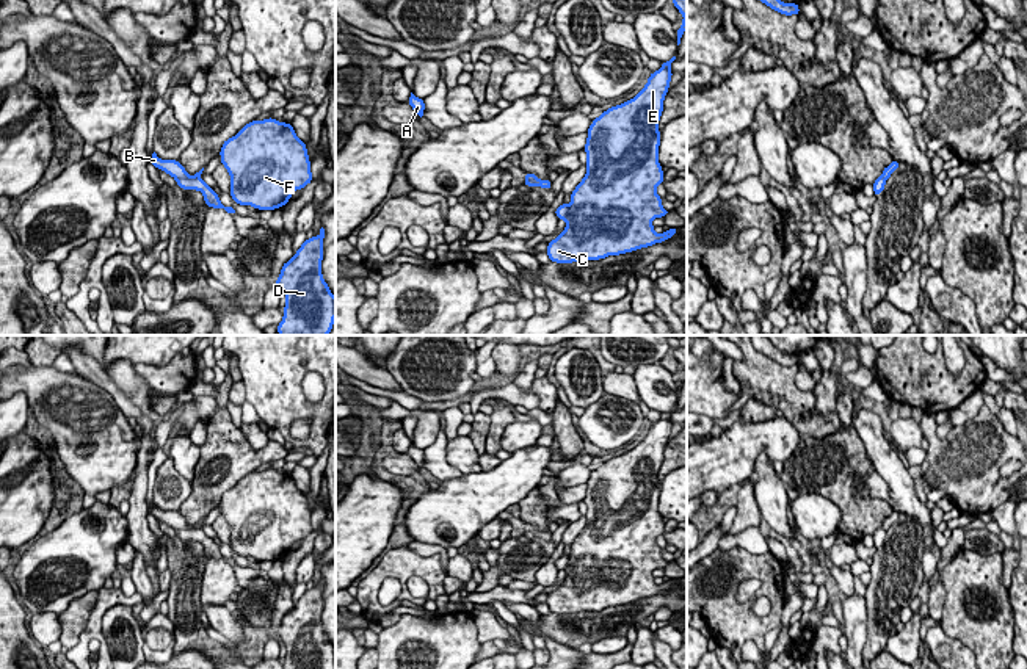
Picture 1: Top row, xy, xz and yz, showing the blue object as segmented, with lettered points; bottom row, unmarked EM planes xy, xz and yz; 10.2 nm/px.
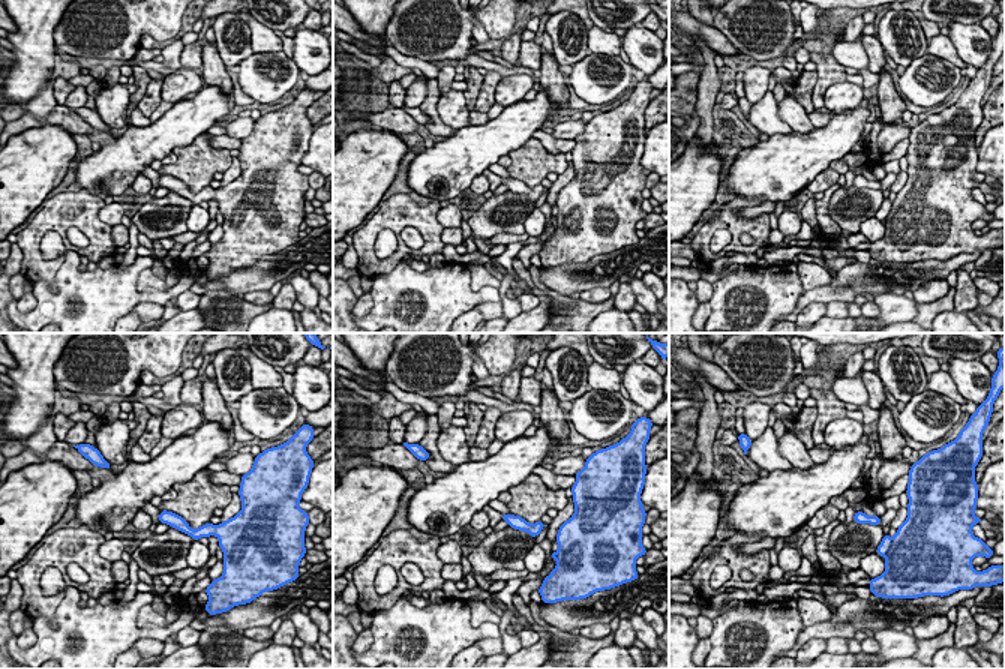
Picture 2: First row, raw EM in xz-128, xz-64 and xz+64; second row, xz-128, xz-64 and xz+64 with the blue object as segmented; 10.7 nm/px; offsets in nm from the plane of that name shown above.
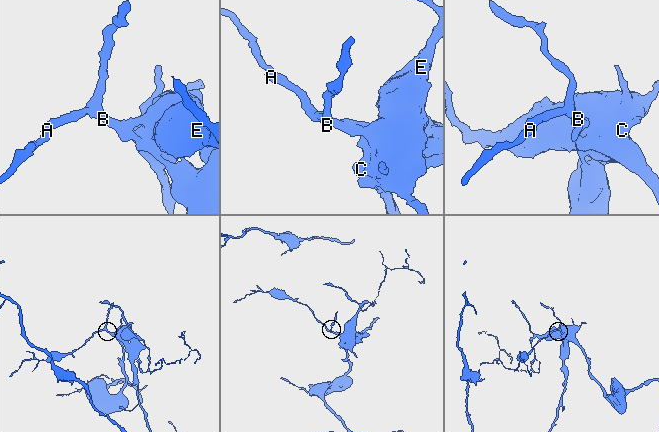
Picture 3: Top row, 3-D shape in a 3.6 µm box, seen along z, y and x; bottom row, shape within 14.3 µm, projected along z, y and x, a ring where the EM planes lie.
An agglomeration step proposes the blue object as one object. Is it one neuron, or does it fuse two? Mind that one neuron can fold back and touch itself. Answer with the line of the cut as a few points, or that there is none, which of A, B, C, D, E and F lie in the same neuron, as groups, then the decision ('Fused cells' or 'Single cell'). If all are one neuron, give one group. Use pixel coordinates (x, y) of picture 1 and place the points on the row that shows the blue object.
Split along xy (198, 176), (176, 180). Groups: A B C E F / D. Fused cells

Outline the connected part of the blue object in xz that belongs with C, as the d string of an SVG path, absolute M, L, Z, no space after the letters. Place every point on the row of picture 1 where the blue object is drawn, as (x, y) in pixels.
M676 56L662 63L662 67L649 75L648 83L633 99L605 110L591 122L583 147L586 152L586 174L571 193L564 230L547 244L546 252L550 262L572 263L580 260L601 260L608 255L621 255L666 241L677 233L677 227L657 233L652 226L655 218L663 218L670 213L670 210L662 207L662 197L657 194L655 188L663 183L665 177L662 165L659 163L659 146L662 138L659 121L663 113L665 96L670 89L673 77L671 63L674 60Z

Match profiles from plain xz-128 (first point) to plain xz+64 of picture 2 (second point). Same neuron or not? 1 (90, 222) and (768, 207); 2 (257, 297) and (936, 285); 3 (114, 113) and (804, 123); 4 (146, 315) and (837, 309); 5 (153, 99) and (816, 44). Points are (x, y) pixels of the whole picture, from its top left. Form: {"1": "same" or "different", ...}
{"1": "different", "2": "same", "3": "same", "4": "same", "5": "same"}

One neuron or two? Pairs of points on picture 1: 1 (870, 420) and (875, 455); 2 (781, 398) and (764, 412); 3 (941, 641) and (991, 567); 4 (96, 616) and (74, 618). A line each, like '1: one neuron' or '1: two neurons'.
1: one neuron
2: two neurons
3: two neurons
4: two neurons

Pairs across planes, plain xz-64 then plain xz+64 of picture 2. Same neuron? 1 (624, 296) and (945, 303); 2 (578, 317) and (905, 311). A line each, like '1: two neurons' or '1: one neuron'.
1: two neurons
2: two neurons

